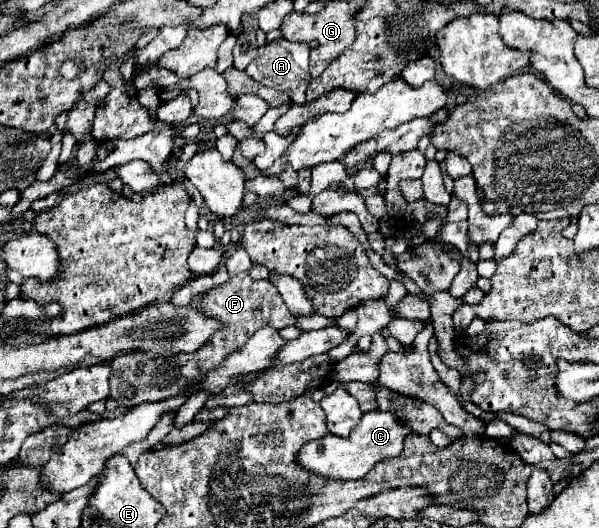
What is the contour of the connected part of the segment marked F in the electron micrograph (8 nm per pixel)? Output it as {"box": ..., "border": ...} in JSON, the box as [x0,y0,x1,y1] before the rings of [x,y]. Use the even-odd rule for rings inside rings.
{"box":[111,272,295,406],"border":[[[247,272],[231,276],[225,284],[195,296],[189,306],[197,308],[199,314],[213,318],[221,322],[223,326],[211,336],[209,342],[205,342],[197,352],[187,354],[163,354],[163,356],[149,356],[143,350],[133,350],[127,354],[115,356],[111,360],[111,398],[119,406],[137,406],[139,402],[161,402],[179,396],[181,392],[187,392],[199,382],[207,372],[217,370],[219,364],[227,358],[227,354],[233,354],[235,350],[243,348],[245,342],[259,330],[261,326],[271,326],[271,328],[285,328],[295,324],[295,316],[287,310],[283,298],[279,298],[279,292],[269,280],[251,280]]]}

